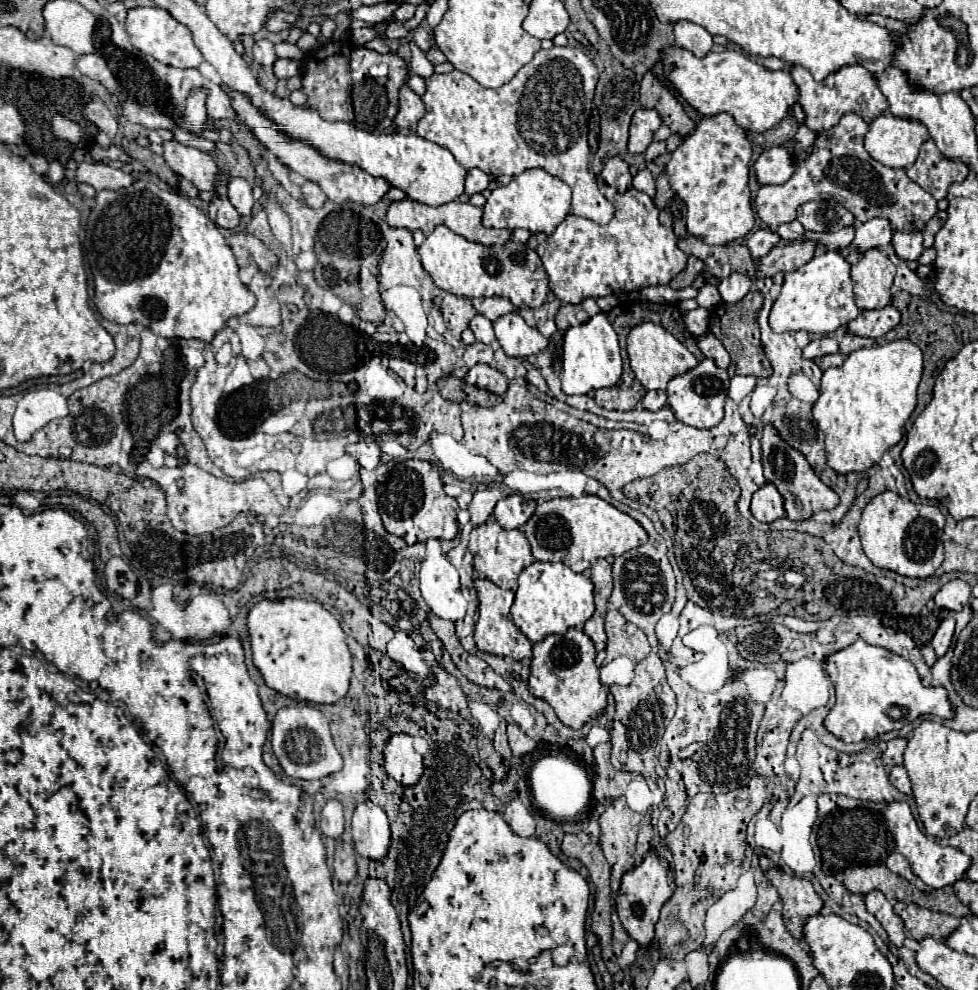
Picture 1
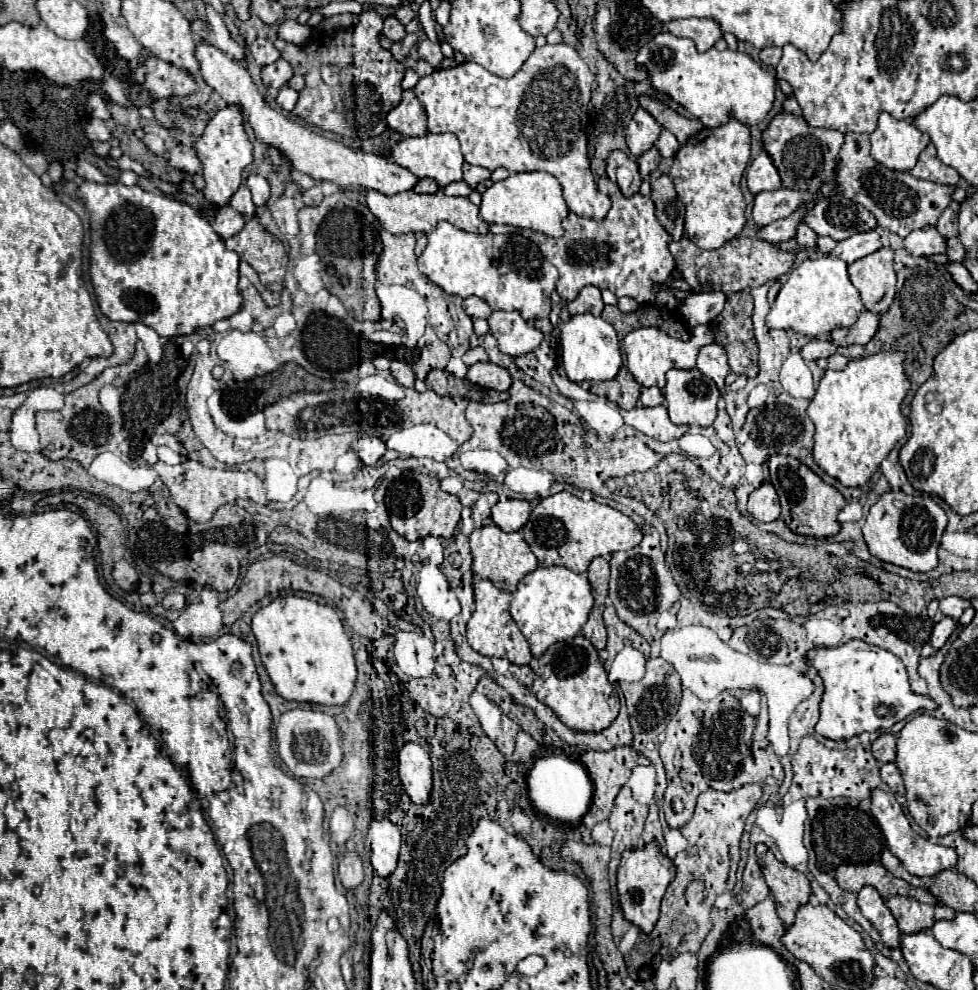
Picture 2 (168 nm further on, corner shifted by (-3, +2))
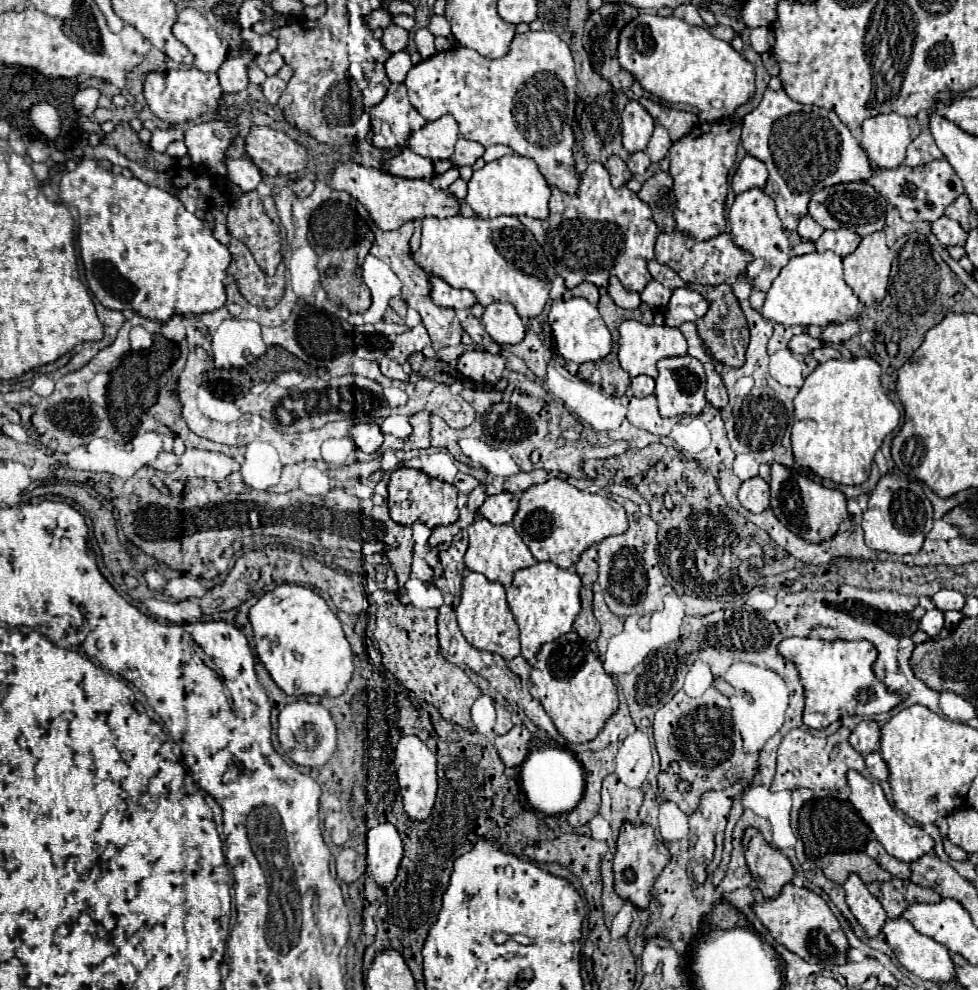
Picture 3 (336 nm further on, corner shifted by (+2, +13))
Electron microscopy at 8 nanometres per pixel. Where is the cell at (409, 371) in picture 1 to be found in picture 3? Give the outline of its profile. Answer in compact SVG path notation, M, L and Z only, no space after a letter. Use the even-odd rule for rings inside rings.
M384 356L384 358L380 360L380 370L382 370L382 374L388 376L388 378L394 378L394 380L408 380L408 374L402 370L402 366L400 366L396 360L388 358L388 356Z

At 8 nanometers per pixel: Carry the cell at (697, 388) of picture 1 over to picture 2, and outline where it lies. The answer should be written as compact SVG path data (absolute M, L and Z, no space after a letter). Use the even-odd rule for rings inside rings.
M671 369L667 373L665 401L675 425L709 427L717 417L717 387L699 369Z

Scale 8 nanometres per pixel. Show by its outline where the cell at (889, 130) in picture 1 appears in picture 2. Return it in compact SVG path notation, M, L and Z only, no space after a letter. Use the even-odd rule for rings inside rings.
M881 113L877 129L871 133L871 157L891 171L911 171L919 153L929 145L929 141L929 135L921 133L913 123L897 121L889 113Z

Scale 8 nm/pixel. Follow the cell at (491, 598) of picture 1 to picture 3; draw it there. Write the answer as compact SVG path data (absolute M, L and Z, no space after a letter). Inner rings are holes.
M468 572L462 582L462 600L456 608L458 626L464 638L478 650L488 650L500 654L506 660L512 660L520 654L520 630L506 604L506 590L500 582L490 582L484 574Z

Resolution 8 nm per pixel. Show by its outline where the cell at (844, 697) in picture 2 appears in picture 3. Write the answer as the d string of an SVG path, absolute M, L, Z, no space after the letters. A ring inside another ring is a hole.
M784 638L778 652L792 660L800 672L806 706L804 724L808 728L828 728L842 716L872 716L878 712L890 712L898 700L906 694L892 692L872 670L876 662L876 648L868 640L820 640L820 638Z

